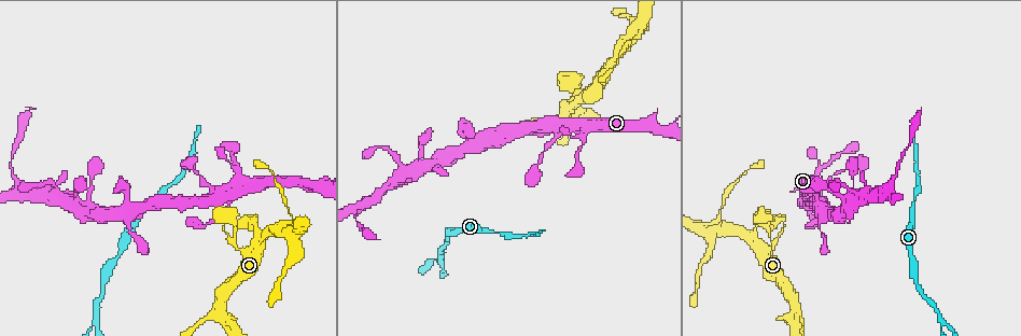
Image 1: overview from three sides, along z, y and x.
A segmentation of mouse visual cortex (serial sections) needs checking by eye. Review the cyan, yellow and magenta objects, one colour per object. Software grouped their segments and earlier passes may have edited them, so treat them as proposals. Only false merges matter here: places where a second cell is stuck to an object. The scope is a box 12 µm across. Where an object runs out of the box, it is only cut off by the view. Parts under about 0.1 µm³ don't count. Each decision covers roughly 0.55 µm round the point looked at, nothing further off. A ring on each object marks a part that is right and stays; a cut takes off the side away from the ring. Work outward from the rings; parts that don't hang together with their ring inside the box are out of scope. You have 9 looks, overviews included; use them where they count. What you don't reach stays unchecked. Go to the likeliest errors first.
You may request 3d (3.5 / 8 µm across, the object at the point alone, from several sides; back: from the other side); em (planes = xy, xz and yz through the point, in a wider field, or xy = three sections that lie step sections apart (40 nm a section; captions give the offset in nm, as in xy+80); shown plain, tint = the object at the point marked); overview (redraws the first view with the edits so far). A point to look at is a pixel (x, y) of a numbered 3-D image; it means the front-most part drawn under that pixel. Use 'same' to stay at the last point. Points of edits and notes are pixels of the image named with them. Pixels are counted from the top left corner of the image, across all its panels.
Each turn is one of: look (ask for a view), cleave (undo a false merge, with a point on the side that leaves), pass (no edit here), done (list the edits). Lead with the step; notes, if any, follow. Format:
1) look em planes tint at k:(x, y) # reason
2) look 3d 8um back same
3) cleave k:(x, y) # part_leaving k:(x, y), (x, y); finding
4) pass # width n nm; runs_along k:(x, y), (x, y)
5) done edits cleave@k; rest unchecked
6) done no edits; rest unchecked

look 3d 3.5um back at 1:(941, 323) # a narrow waist

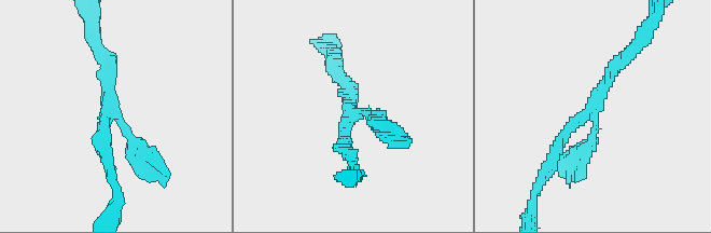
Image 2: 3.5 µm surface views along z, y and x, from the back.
look em xy step 2 tint at 2:(591, 111) # arms 3; arm_widths 200, 200, 200 nm

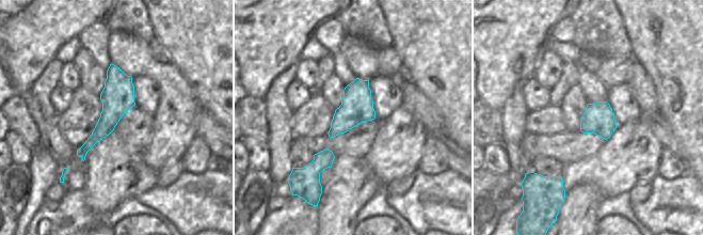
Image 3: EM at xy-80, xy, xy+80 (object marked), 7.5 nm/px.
look em xy step 3 tint same

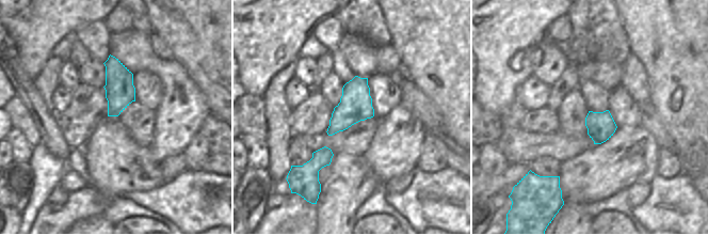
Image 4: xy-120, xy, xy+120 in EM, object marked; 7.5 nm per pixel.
pass # continuous, no second cell

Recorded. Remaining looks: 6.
look 3d 3.5um back at 1:(574, 116) # sharp bend

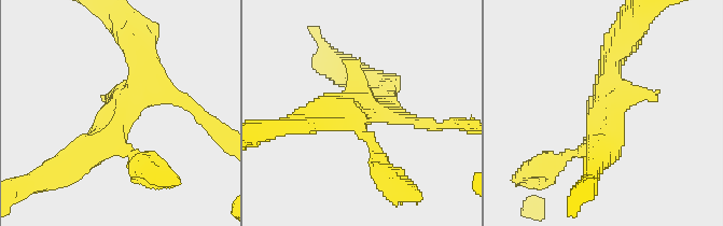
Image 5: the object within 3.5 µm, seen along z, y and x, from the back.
look em xy step 5 tint at 5:(607, 102) # now the EM

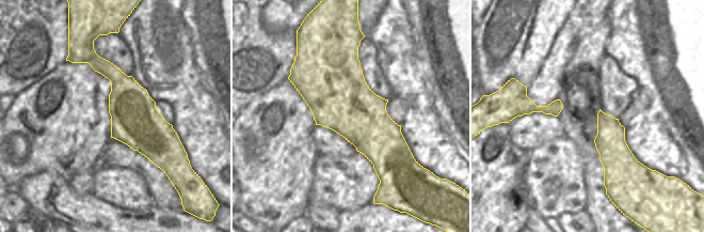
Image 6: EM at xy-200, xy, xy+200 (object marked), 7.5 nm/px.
pass # width 480 nm; runs_along 5:(136, 38), (139, 84), (83, 153); all the same cell

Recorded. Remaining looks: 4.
look 3d 3.5um at 1:(257, 225) # sudden change in width

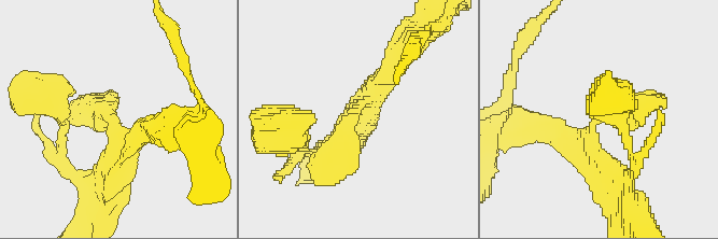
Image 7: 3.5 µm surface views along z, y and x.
look em xy step 3 tint at 7:(114, 118) # shape alone is not enough

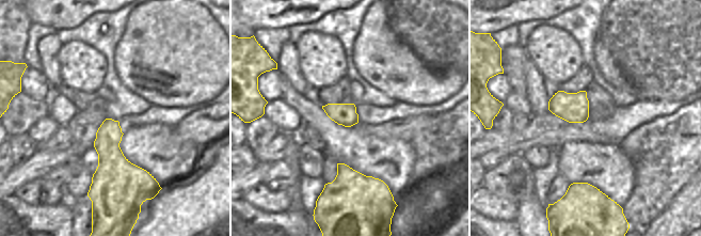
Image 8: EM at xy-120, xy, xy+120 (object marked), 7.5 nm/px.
look em xy step 5 tint same # cut it another way

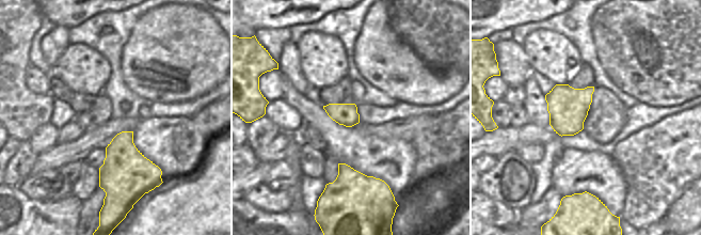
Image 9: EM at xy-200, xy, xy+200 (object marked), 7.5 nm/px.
pass # width 170 nm; runs_along 7:(611, 183), (592, 127), (652, 104); one cell here

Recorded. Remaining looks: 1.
done no edits; rest unchecked

